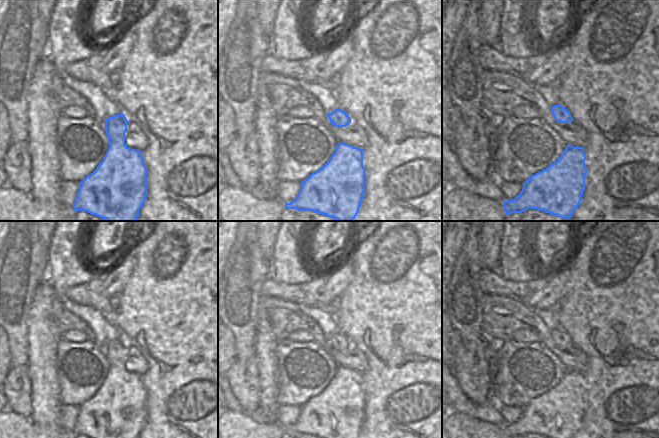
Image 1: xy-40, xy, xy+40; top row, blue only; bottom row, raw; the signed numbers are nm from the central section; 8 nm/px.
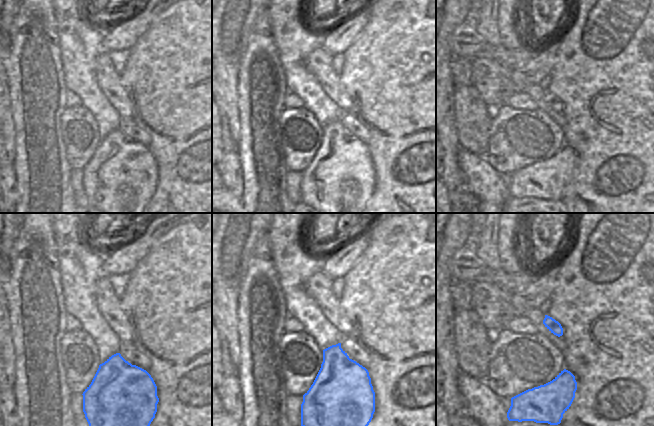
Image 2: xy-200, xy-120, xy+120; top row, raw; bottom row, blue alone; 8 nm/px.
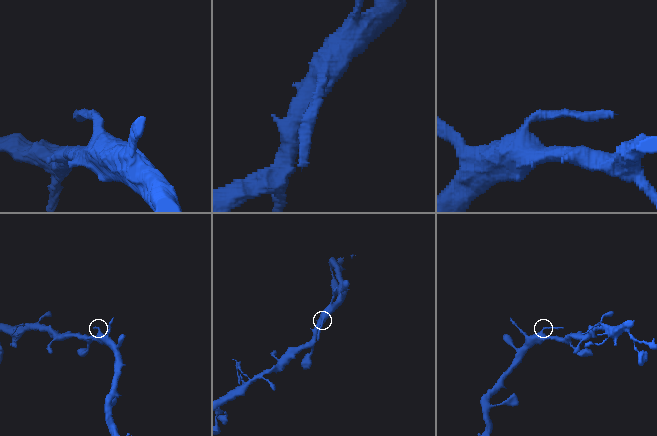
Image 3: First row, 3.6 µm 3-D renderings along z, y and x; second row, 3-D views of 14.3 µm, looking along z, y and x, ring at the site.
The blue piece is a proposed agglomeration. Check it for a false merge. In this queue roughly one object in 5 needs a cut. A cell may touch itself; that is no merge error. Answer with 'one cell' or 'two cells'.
one cell

